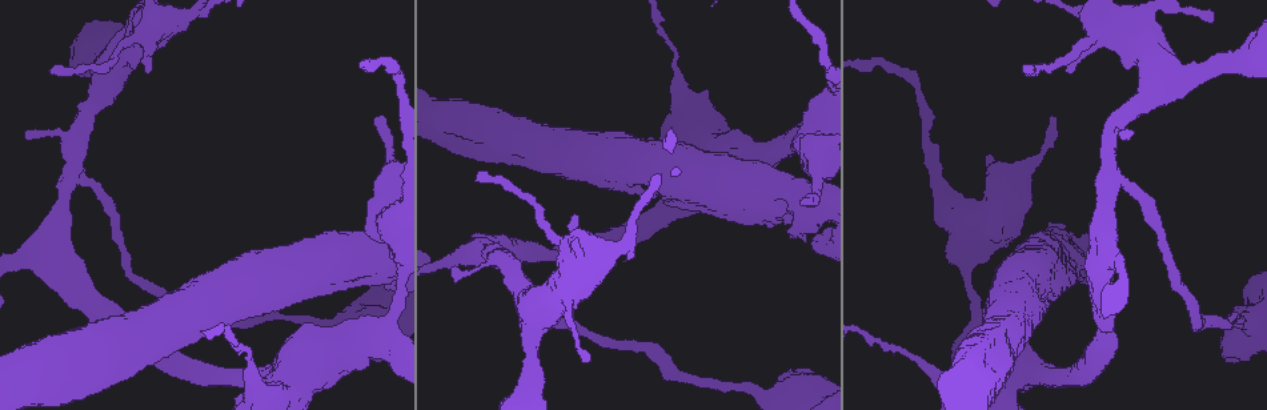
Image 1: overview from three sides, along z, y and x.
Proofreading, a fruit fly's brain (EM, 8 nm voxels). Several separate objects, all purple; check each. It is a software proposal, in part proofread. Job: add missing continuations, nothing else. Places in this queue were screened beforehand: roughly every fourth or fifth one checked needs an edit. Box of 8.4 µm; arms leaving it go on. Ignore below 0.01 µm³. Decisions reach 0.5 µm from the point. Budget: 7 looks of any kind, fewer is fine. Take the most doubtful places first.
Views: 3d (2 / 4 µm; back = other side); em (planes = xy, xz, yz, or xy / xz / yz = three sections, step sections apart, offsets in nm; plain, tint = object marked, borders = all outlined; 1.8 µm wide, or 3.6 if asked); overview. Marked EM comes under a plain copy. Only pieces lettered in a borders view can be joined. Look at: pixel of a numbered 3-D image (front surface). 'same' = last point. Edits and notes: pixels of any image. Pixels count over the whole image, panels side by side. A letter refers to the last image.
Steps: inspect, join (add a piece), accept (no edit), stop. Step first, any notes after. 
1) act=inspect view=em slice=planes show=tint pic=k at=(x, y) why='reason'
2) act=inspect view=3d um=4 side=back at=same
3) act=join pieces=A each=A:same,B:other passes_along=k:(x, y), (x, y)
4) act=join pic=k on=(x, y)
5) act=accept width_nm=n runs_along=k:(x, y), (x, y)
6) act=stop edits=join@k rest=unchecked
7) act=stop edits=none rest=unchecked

act=inspect view=3d um=2 pic=1 at=(806, 201) why='branch stops here'

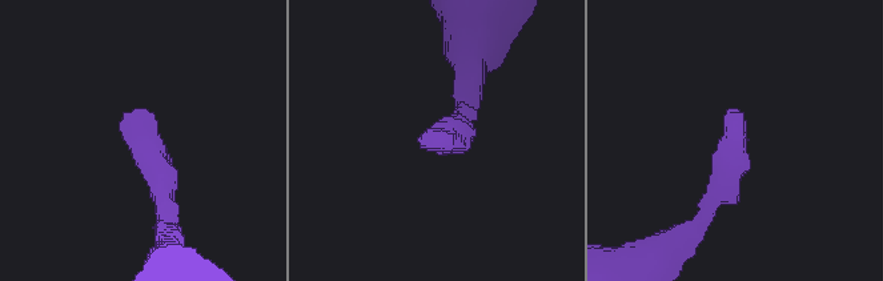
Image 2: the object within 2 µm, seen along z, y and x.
act=inspect view=em slice=planes show=borders pic=2 at=(436, 133) why='now the EM'

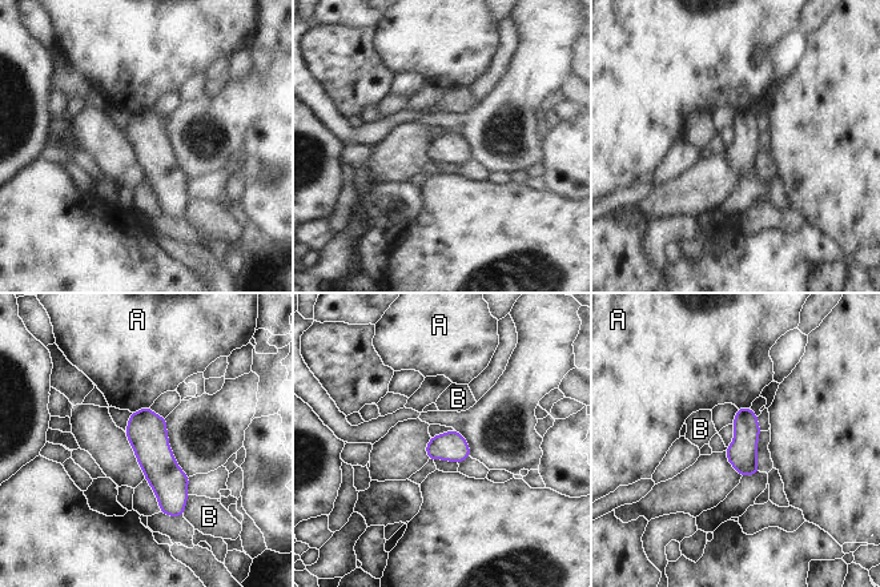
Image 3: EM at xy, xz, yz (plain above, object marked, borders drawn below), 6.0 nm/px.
act=accept width_nm=180 each=A:other,B:other border=3:(149, 406), (143, 406), (132, 413) found='no lettered piece goes on from it'

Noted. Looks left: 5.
act=inspect view=em slice=xy step=8 show=tint pic=1 at=(24, 136) why='branch stops here'

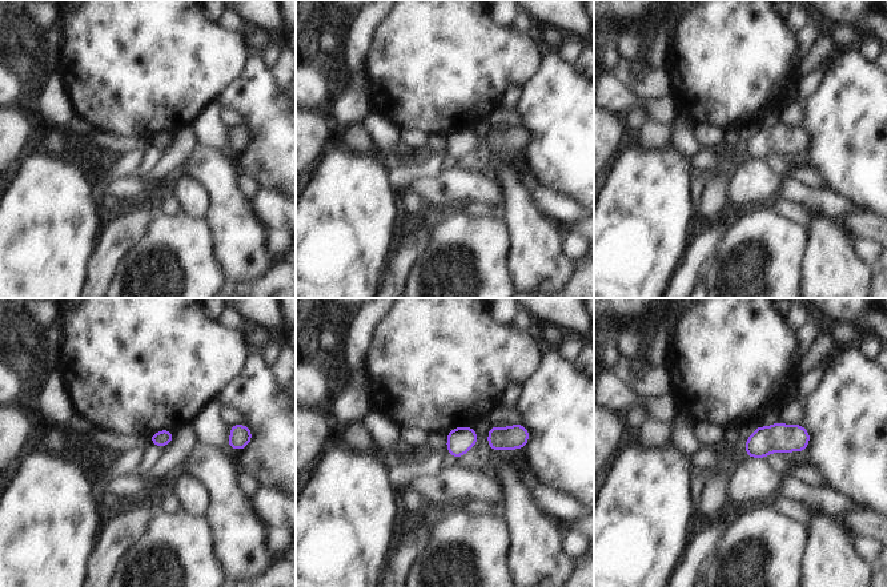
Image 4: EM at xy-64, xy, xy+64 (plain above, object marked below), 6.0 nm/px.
act=inspect view=em slice=xy step=8 show=borders at=same why='see the neighbours'

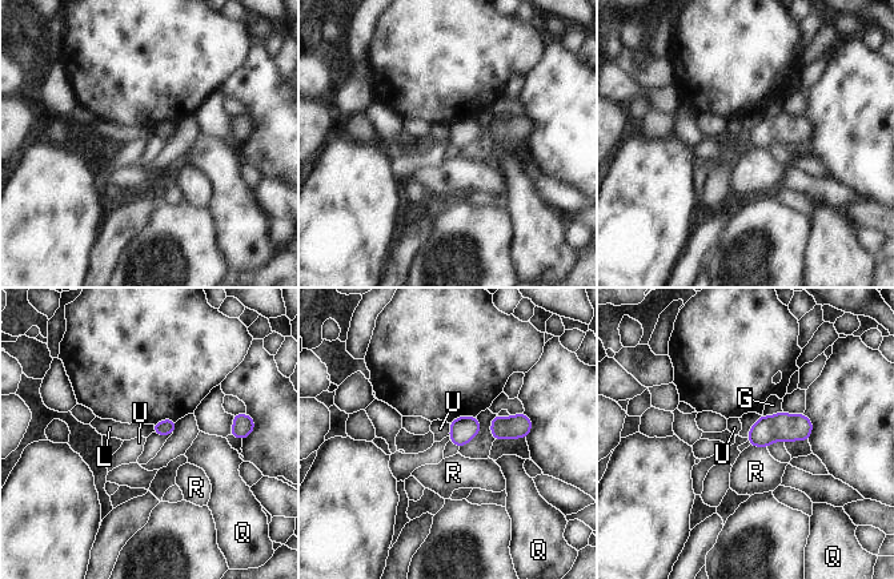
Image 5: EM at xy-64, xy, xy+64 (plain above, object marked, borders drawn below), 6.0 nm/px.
act=accept each=G:other,L:other,Q:other,R:other,U:other border=5:(448, 423), (449, 435) found='none of them fits'

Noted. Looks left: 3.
act=inspect view=3d um=4 side=back pic=1 at=(584, 265) why='sharp bend'

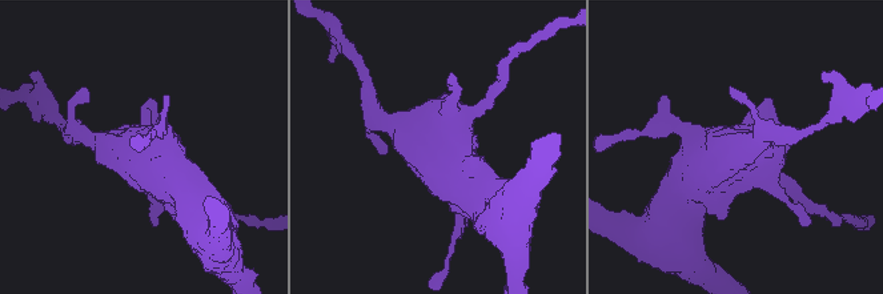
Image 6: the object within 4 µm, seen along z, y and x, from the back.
act=inspect view=em um=3.6 slice=planes show=borders pic=6 at=(736, 151) why='now the EM'

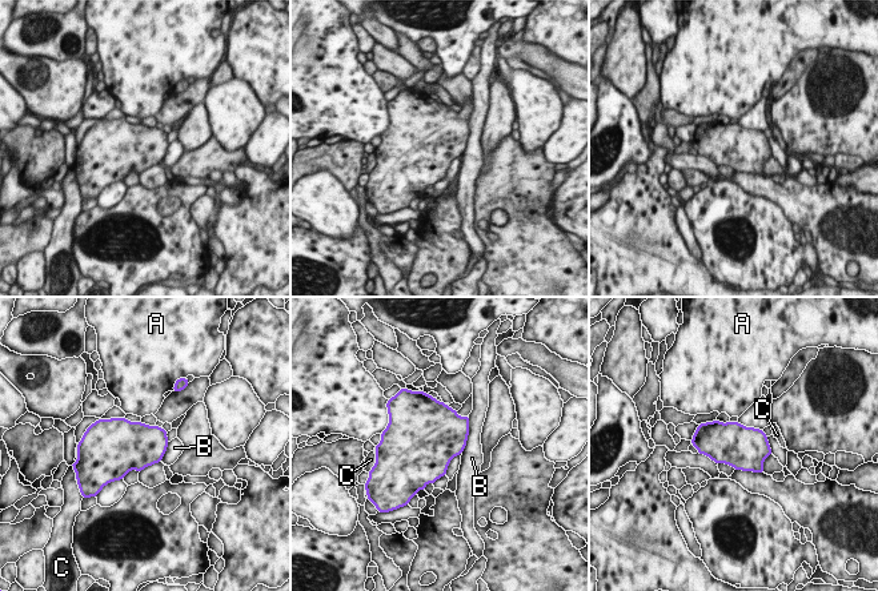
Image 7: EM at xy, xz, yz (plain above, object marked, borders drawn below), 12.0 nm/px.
act=accept width_nm=500 each=A:other,B:other,C:other border=7:(469, 415), (469, 434), (461, 451) found='none of them fits'

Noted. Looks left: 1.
act=stop edits=none rest=unchecked

